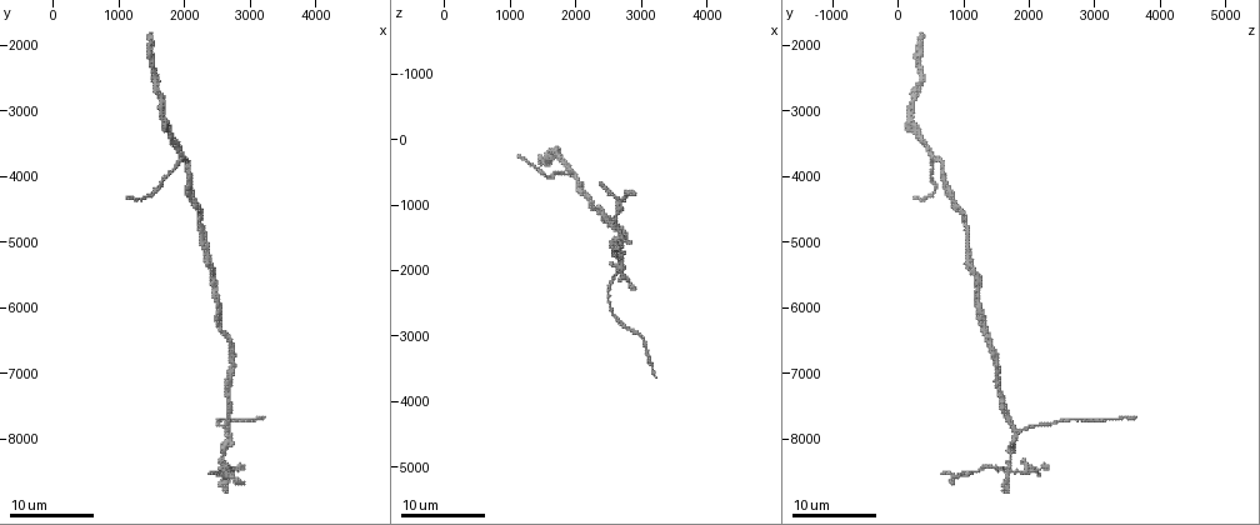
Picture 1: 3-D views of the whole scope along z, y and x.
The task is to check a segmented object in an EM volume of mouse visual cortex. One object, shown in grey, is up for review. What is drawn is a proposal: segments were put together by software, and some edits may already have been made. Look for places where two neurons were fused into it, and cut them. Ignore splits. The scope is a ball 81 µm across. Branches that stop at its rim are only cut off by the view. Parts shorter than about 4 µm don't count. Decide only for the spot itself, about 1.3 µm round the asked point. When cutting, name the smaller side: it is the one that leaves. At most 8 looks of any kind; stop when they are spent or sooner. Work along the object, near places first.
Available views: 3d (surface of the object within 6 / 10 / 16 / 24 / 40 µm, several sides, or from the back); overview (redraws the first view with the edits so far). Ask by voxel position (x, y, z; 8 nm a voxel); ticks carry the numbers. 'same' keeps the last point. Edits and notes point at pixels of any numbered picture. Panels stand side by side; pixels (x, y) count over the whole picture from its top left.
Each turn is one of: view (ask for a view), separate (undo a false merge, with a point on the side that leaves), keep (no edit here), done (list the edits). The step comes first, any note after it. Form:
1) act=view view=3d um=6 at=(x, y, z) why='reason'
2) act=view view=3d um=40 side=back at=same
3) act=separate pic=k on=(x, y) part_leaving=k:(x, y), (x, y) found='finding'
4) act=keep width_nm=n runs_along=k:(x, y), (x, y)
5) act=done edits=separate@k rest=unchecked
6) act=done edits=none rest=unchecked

act=view view=3d um=16 at=(2600, 6350, 1300) why='thin neck'

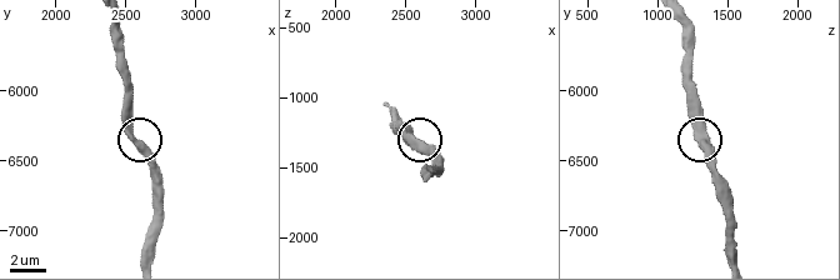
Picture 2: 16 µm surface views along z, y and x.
act=view view=3d um=6 at=(2540, 6340, 1280) why='zoom in'

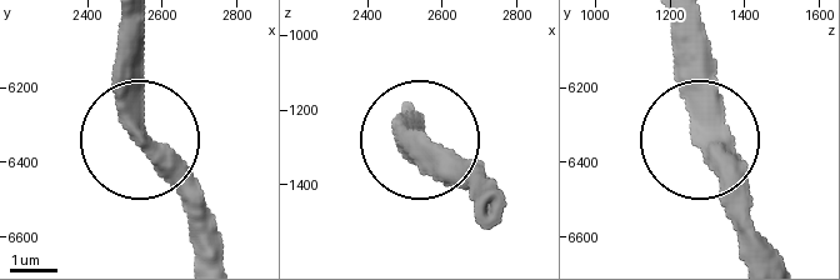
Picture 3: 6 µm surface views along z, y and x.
act=keep width_nm=410 runs_along=3:(683, 28), (683, 99), (703, 159), (750, 215) found='one neuron here'

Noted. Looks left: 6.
act=view view=3d um=16 at=(2450, 5800, 1200)

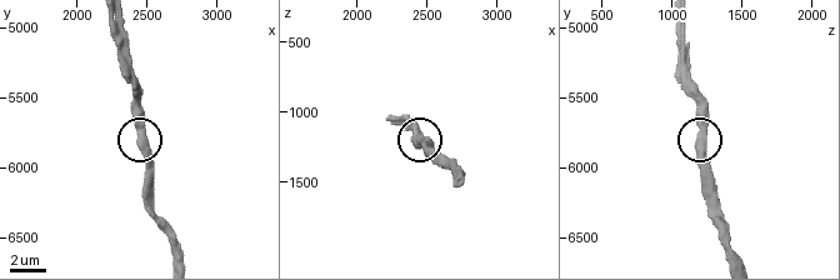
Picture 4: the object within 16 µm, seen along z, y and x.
act=view view=3d um=6 at=(2480, 5760, 1180) why='zoom in'

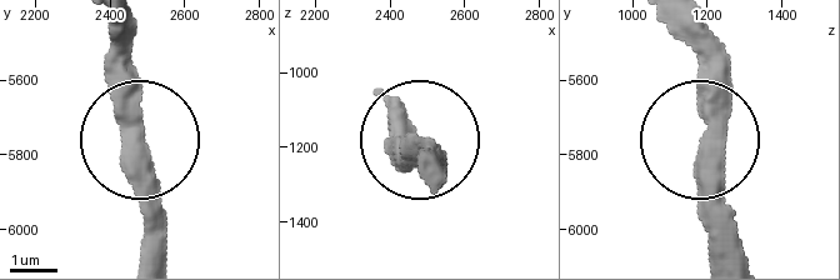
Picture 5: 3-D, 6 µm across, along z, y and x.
act=view view=3d um=6 side=back at=(2460, 5750, 1210)

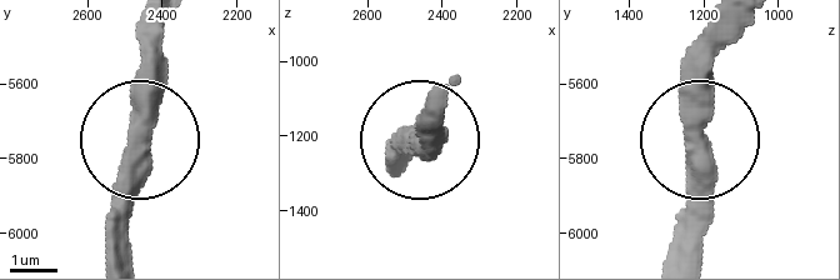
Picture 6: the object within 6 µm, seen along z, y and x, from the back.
act=keep side_arm_um=37 runs_along=6:(131, 140), (140, 176), (128, 248) found='one neuron here'

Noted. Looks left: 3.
act=view view=3d um=24 at=(2250, 4750, 1000) why='sudden change in width'

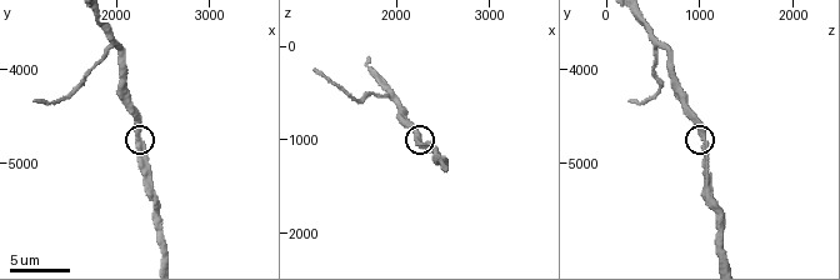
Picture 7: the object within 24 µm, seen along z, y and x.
act=view view=3d um=6 at=(2250, 4750, 1050)

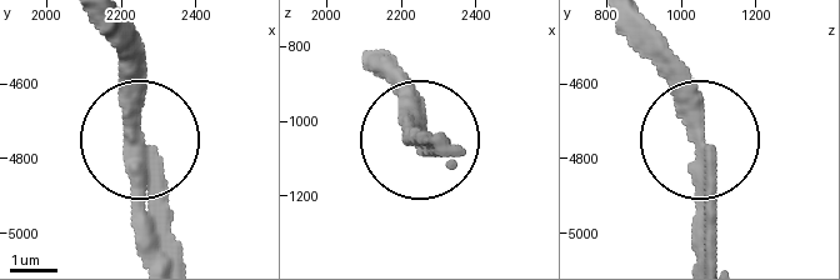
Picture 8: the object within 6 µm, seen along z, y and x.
act=keep width_nm=380 found='continuous, no second neuron'

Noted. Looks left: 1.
act=done edits=none rest=unchecked

